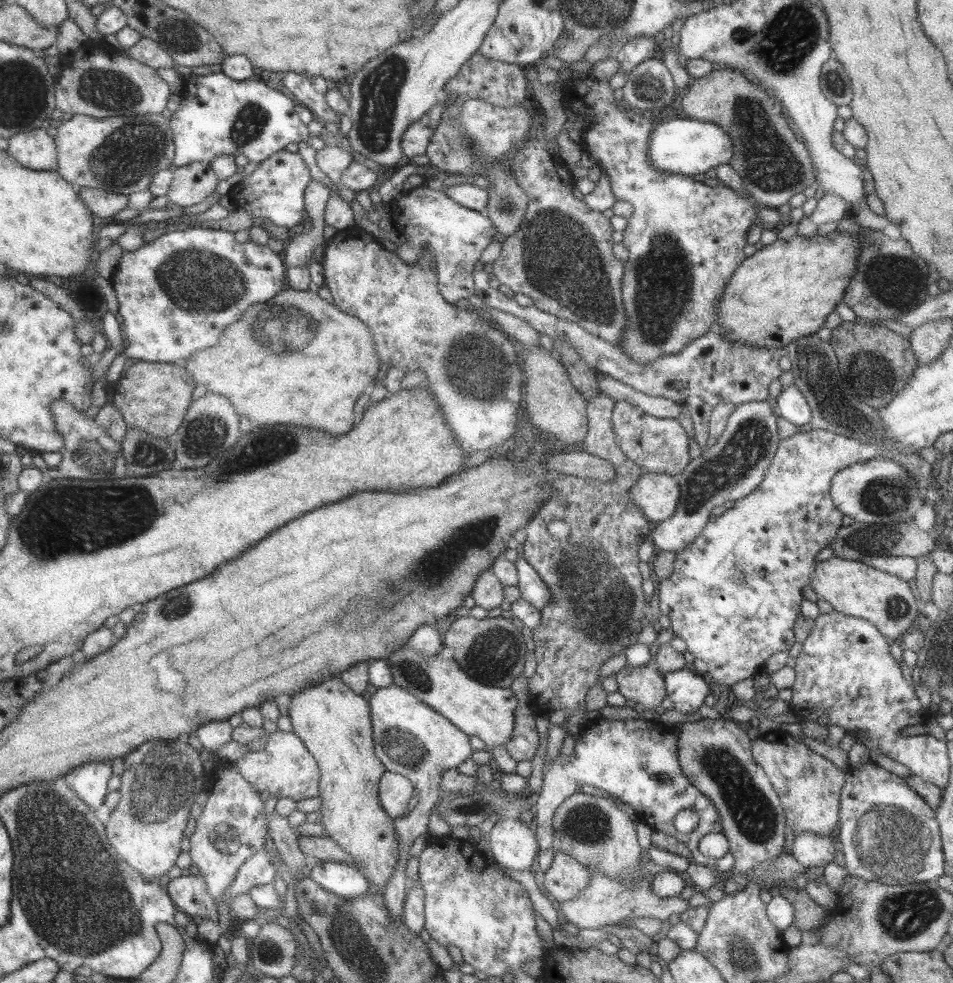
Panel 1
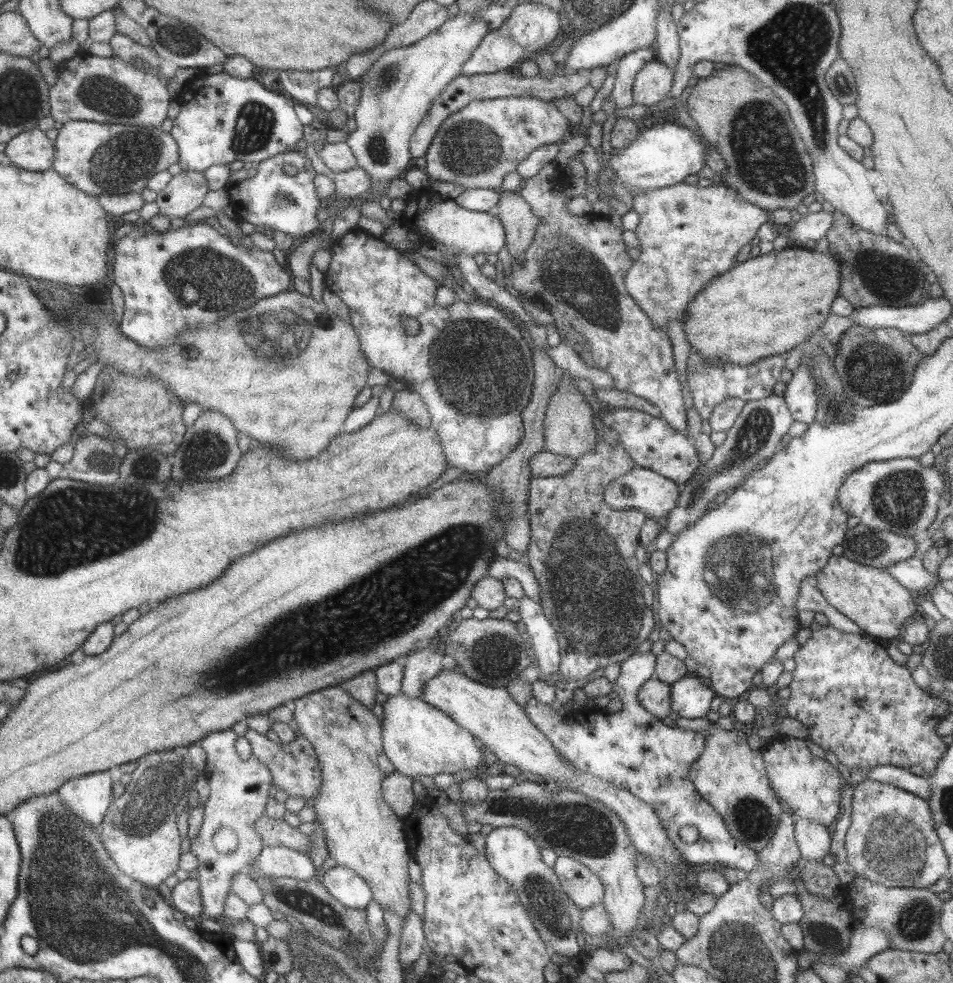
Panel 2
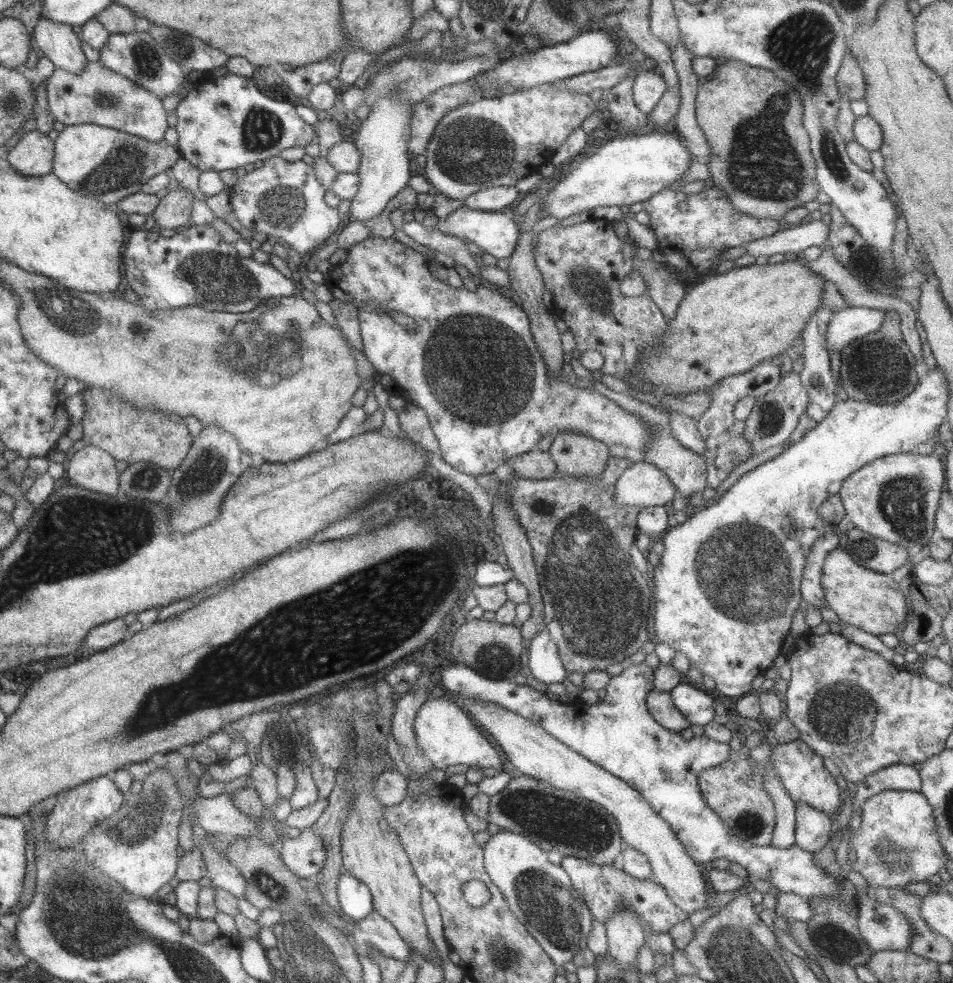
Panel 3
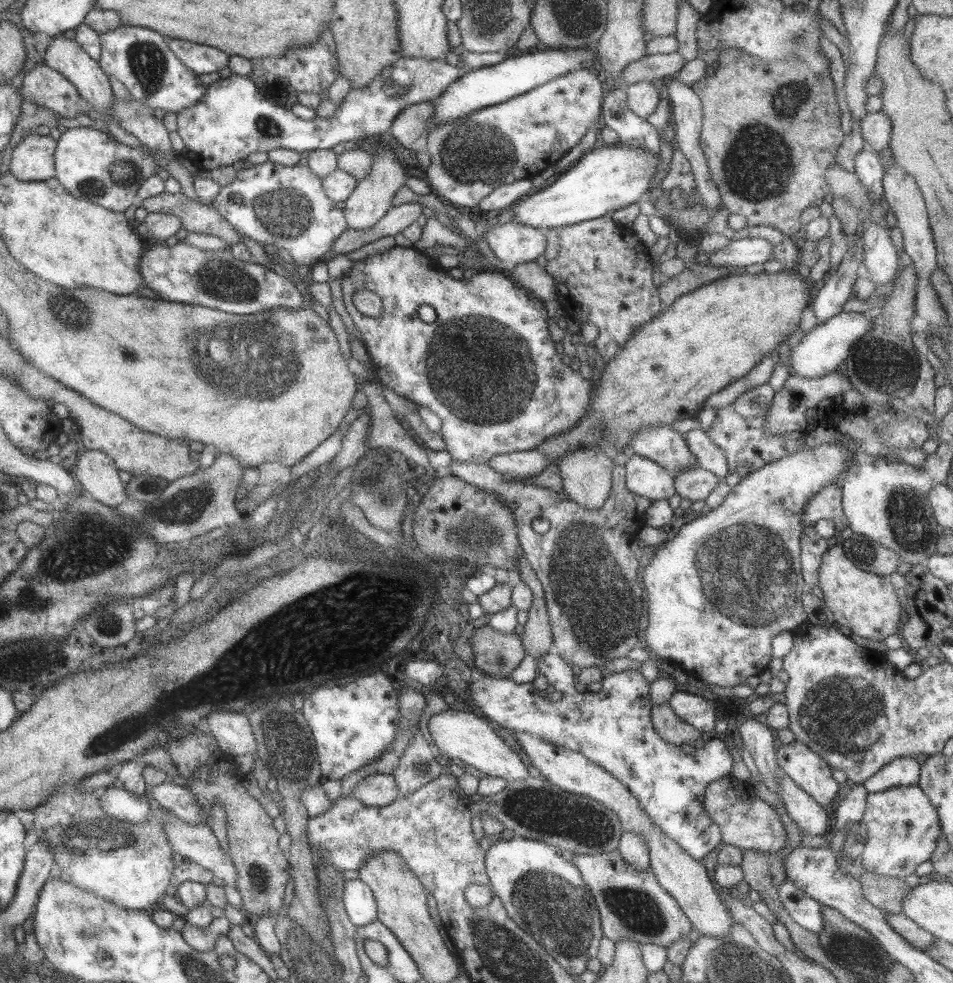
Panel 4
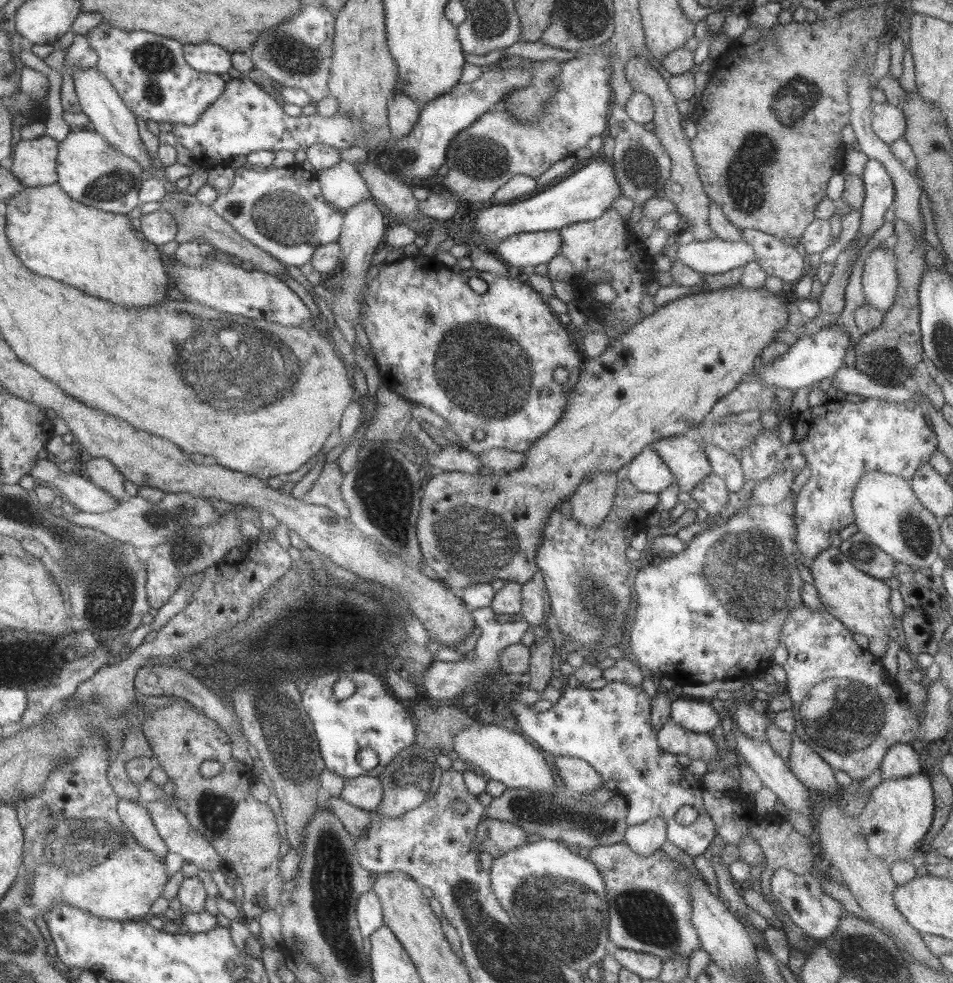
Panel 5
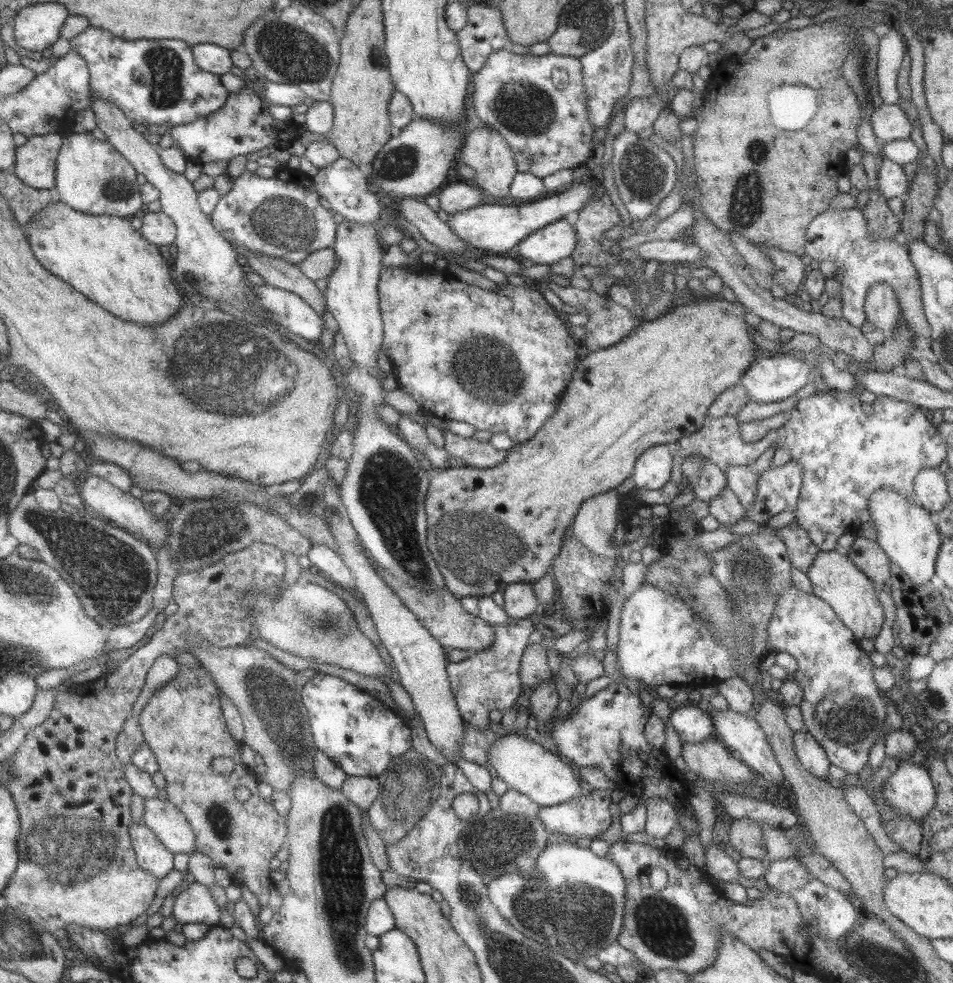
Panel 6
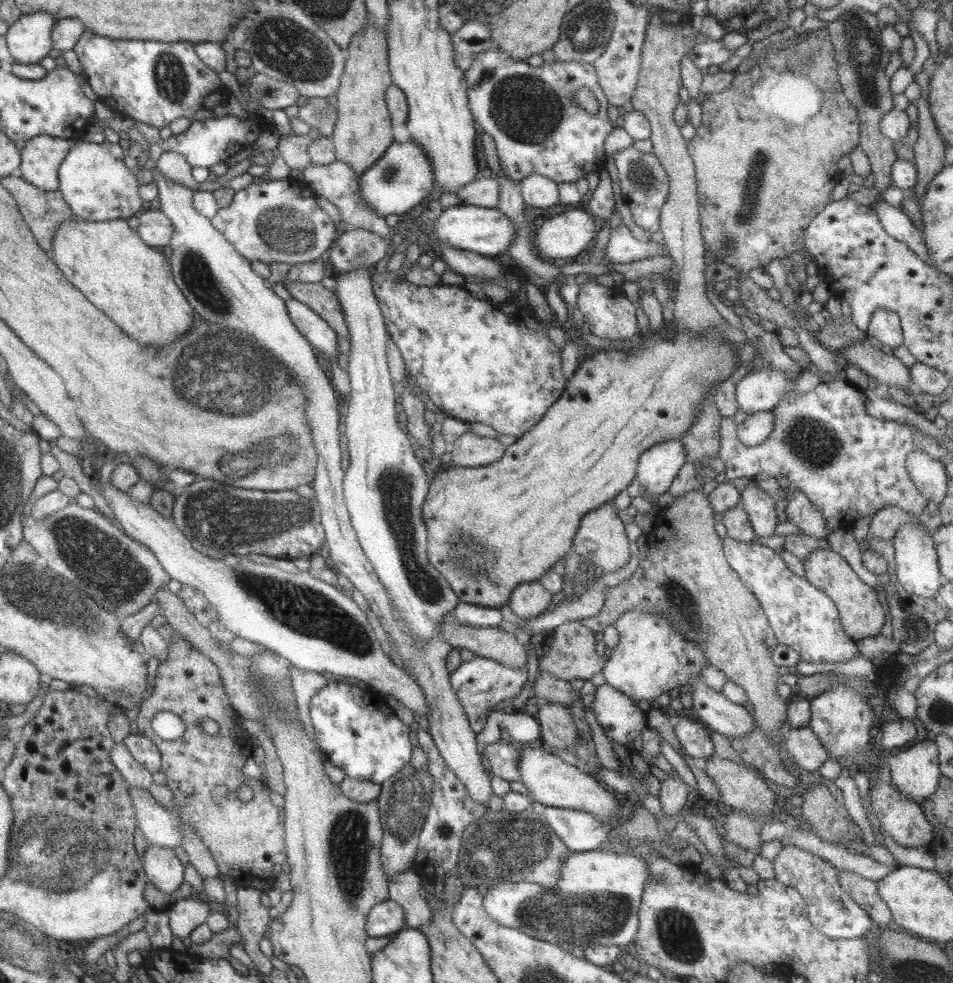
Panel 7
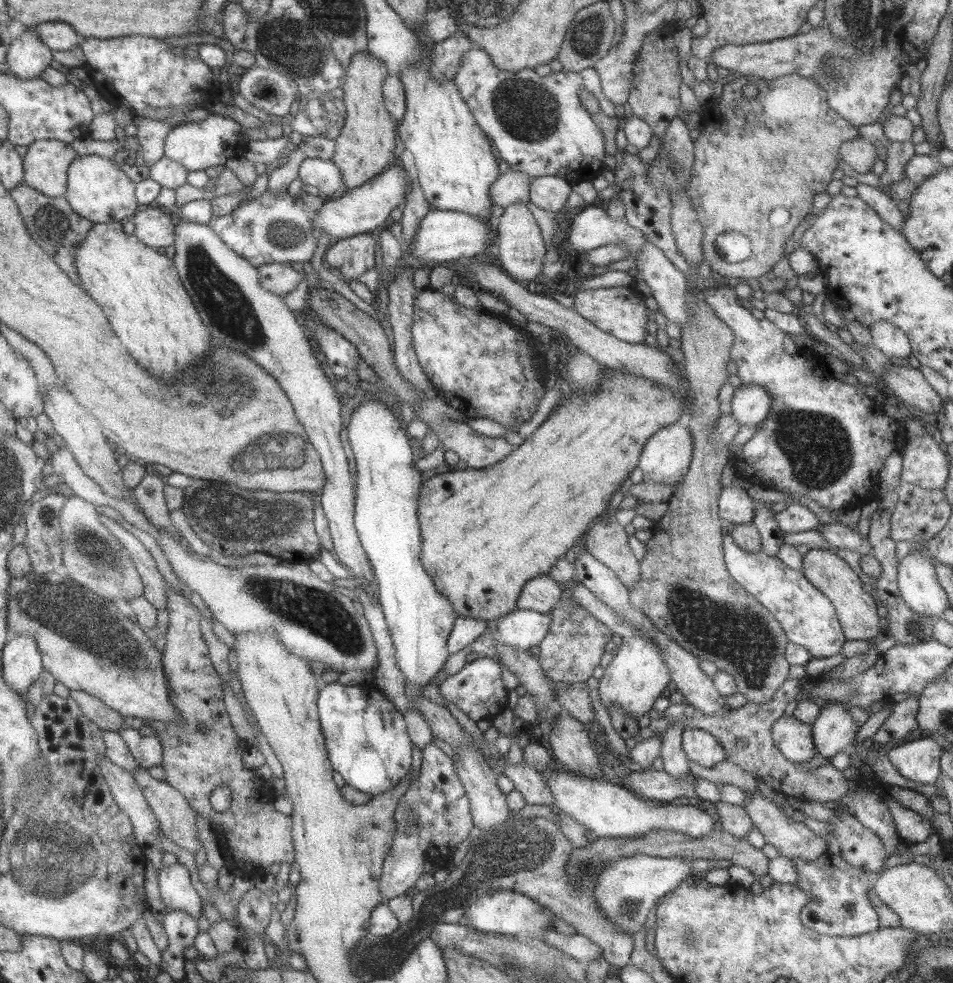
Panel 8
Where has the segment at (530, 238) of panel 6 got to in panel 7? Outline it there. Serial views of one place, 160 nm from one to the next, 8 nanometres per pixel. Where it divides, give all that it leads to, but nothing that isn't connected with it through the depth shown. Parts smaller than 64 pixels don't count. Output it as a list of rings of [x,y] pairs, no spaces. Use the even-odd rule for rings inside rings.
[[[573,209],[543,220],[534,232],[535,251],[543,258],[579,258],[593,238],[593,219],[589,213]]]

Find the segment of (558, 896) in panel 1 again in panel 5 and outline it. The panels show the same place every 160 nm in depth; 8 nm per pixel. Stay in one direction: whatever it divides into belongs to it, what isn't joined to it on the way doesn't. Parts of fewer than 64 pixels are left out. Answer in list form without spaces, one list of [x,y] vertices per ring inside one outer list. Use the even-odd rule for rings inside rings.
[[[621,841],[609,846],[591,848],[587,854],[587,860],[595,865],[603,881],[605,902],[608,905],[607,936],[610,946],[657,956],[662,962],[675,955],[688,960],[691,952],[700,946],[700,940],[690,921],[690,898],[686,886],[676,882],[675,865],[661,849],[647,857],[639,857]]]

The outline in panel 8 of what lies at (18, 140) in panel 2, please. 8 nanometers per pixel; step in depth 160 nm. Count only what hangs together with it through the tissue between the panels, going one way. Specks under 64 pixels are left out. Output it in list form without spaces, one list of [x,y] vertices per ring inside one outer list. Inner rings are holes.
[[[53,139],[34,140],[22,157],[23,182],[45,196],[64,194],[66,170],[77,156],[68,144]]]

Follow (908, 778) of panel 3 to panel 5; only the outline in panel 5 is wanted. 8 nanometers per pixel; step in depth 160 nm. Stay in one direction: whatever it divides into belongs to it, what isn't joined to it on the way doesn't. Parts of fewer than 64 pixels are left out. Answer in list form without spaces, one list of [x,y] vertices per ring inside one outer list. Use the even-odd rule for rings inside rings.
[[[896,743],[889,747],[879,769],[882,780],[913,777],[923,772],[919,764],[919,756],[908,743]]]

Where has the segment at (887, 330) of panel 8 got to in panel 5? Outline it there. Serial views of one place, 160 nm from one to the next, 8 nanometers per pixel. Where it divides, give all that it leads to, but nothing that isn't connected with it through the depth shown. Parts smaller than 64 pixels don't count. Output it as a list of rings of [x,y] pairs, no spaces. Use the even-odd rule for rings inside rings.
[[[875,248],[863,262],[861,288],[865,304],[883,314],[893,306],[897,293],[898,278],[893,259],[891,248]]]

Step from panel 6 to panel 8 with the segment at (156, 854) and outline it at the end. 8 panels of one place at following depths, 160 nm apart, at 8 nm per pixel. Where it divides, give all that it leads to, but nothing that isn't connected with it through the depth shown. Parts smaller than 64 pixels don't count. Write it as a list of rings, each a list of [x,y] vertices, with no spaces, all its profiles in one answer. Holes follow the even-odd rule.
[[[183,864],[161,866],[157,873],[158,891],[166,910],[182,910],[195,920],[202,908],[200,897],[191,885],[189,872]]]

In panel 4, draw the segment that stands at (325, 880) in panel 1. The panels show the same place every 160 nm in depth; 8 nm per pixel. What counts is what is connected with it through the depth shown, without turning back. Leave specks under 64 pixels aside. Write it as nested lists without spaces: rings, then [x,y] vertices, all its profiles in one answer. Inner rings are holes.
[[[358,879],[345,880],[341,903],[349,920],[356,927],[365,926],[376,919],[377,905],[371,889]]]

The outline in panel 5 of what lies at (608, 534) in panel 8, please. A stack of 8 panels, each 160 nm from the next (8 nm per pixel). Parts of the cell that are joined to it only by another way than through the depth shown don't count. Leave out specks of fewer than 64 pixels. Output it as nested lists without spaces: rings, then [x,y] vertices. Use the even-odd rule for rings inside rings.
[[[607,471],[584,478],[567,498],[572,515],[585,528],[597,528],[613,504],[618,480],[615,472]]]

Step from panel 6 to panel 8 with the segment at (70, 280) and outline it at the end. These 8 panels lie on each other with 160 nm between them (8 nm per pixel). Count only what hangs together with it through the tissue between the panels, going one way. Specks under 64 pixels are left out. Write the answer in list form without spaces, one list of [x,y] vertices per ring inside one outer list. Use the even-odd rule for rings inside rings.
[[[120,221],[92,223],[92,227],[84,236],[85,240],[81,240],[81,244],[77,245],[75,250],[75,271],[79,277],[81,289],[105,314],[115,336],[131,354],[131,358],[135,358],[137,364],[149,370],[149,374],[169,380],[171,376],[177,376],[171,372],[181,372],[183,368],[197,362],[205,354],[208,357],[211,350],[209,332],[201,323],[189,295],[183,289],[172,260],[159,254],[155,249],[143,245],[134,234],[126,234],[121,226]]]

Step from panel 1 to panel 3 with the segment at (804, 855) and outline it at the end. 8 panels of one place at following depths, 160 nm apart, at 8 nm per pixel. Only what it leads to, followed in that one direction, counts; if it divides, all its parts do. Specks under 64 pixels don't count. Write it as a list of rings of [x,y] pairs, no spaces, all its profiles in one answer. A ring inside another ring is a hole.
[[[795,803],[795,828],[794,828],[794,844],[801,850],[814,853],[821,850],[829,844],[829,840],[833,837],[831,832],[831,818],[825,813],[821,813],[815,809],[811,809],[804,803]]]

